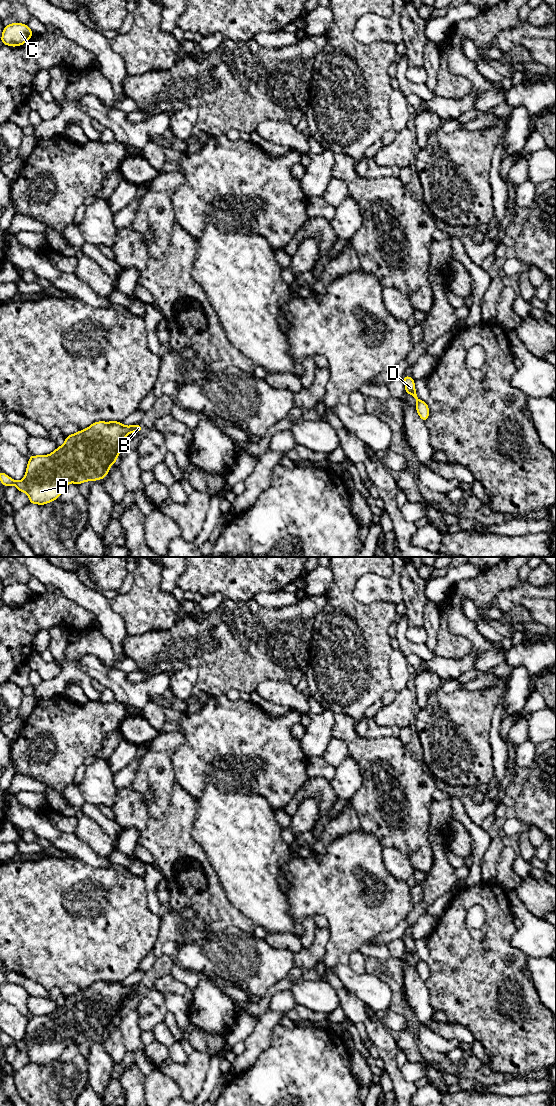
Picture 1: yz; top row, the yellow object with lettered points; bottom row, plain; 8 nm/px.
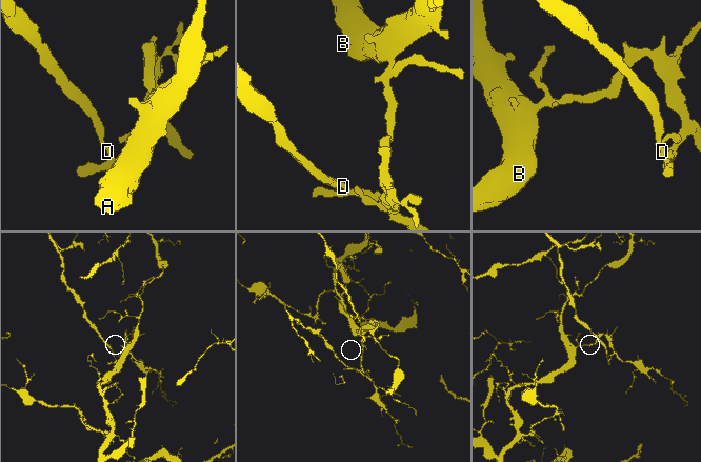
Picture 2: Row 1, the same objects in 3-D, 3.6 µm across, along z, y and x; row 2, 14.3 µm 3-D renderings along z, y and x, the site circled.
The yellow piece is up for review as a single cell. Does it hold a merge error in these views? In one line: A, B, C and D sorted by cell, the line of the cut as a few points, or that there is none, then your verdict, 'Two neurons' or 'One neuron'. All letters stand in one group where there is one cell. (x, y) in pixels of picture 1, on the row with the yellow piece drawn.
Groups: A B C / D. Split along yz (419, 400), (417, 402). Two neurons

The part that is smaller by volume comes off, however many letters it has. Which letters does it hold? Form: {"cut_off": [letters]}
{"cut_off": ["D"]}

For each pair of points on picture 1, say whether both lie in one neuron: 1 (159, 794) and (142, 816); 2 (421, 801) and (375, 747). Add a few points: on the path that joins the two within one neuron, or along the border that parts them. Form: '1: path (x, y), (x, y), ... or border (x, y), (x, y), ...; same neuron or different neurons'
1: border (134, 790), (141, 796), (141, 802), (149, 815); different neurons
2: path (407, 786), (405, 771), (390, 759); same neuron

